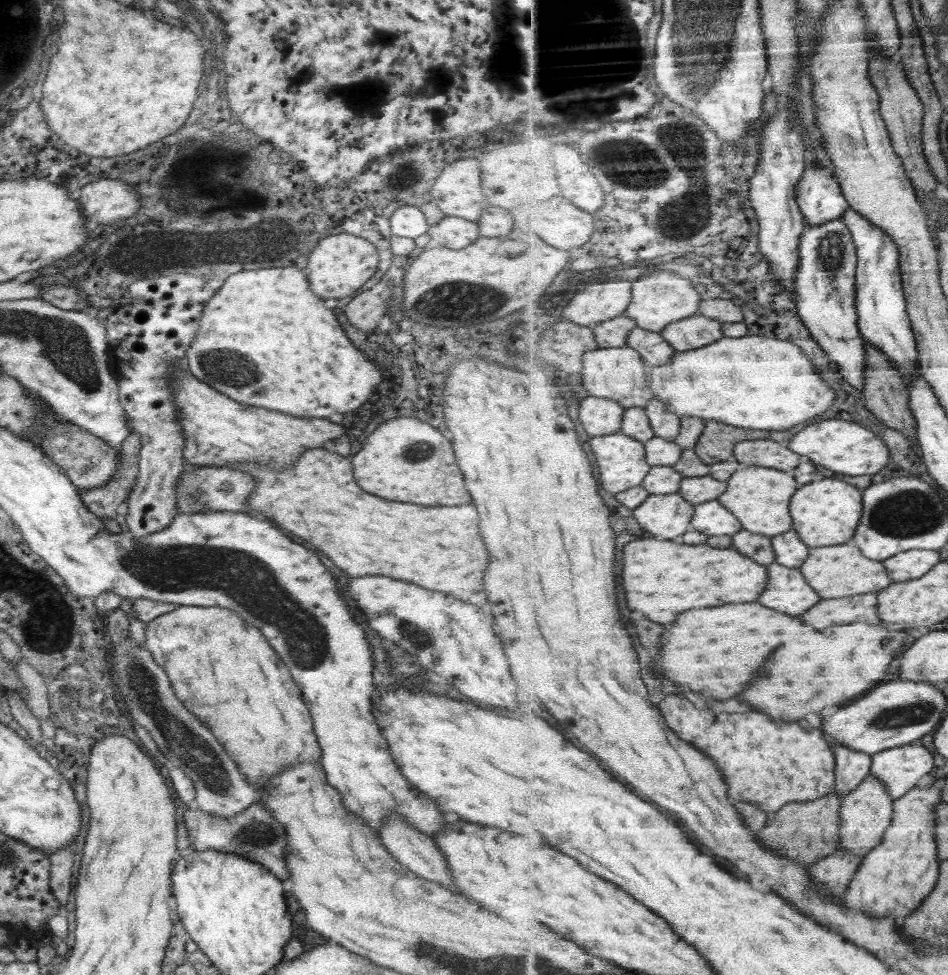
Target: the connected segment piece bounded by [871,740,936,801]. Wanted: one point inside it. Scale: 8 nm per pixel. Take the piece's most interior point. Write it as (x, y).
(901, 768)

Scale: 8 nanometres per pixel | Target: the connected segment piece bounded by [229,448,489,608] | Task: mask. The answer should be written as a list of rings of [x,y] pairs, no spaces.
[[[311,448],[300,454],[299,459],[293,465],[290,465],[287,469],[280,469],[279,471],[273,471],[266,467],[261,467],[256,463],[234,463],[229,466],[234,470],[240,472],[246,472],[250,477],[254,477],[256,481],[255,489],[251,492],[251,495],[247,498],[247,506],[254,512],[254,516],[260,516],[263,518],[271,519],[278,526],[286,528],[288,532],[292,532],[304,540],[308,540],[310,544],[314,544],[316,548],[320,548],[326,556],[330,556],[330,560],[340,568],[344,570],[348,576],[388,576],[388,578],[398,578],[398,580],[404,580],[404,582],[412,582],[422,588],[438,591],[445,595],[452,595],[454,598],[461,600],[462,602],[473,604],[474,606],[485,608],[488,605],[486,600],[486,590],[484,590],[484,572],[488,568],[488,554],[486,554],[486,548],[484,548],[484,542],[480,538],[480,530],[478,530],[478,512],[474,506],[470,504],[464,504],[464,506],[456,506],[456,508],[450,508],[450,506],[444,506],[444,508],[432,508],[432,506],[424,506],[420,508],[418,504],[402,504],[402,502],[392,502],[392,500],[382,500],[378,496],[372,496],[368,492],[364,492],[363,488],[358,486],[354,476],[352,476],[352,465],[350,460],[342,458],[340,454],[336,452],[328,452],[326,448]]]

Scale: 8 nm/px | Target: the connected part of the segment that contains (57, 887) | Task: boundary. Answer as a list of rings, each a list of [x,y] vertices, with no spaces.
[[[73,842],[56,852],[48,852],[51,865],[49,868],[49,885],[55,899],[65,906],[72,890],[72,868],[74,868]]]

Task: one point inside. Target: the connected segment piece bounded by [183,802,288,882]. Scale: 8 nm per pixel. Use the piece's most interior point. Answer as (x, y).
(254, 834)

